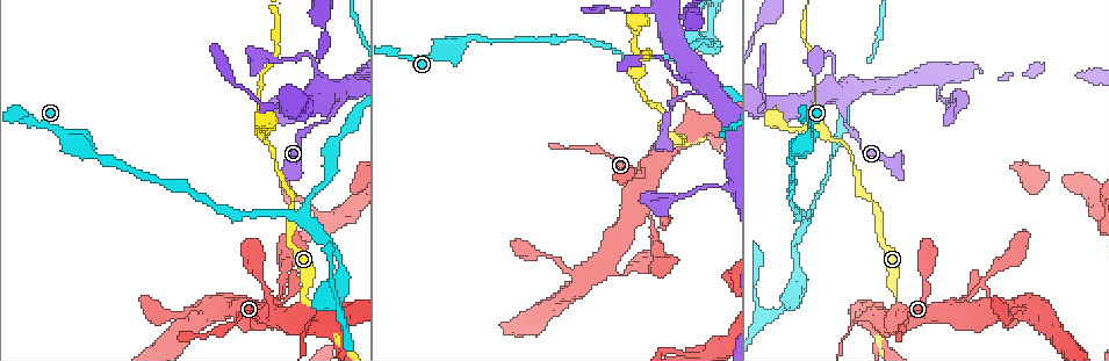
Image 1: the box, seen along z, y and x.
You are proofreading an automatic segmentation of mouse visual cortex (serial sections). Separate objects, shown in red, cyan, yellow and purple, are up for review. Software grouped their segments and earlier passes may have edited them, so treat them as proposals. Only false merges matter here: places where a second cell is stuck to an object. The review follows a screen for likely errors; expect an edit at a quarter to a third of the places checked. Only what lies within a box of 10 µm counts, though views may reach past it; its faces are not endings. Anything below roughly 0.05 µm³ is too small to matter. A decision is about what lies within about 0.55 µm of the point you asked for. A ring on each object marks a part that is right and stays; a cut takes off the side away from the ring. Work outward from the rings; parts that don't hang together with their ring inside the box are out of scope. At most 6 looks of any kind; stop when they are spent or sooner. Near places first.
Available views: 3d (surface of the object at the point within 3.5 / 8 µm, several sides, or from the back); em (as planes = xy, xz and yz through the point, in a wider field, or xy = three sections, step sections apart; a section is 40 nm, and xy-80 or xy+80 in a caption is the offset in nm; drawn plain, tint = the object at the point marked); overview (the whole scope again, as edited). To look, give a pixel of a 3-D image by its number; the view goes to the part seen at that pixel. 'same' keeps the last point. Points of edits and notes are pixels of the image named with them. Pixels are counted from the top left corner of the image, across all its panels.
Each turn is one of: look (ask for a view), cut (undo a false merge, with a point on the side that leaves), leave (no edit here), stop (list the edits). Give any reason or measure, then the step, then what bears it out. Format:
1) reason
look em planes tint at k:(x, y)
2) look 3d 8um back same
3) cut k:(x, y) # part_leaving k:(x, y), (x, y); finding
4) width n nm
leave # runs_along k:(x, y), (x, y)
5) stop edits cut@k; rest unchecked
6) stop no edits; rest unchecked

narrows sharply
look 3d 3.5um at 1:(687, 82)

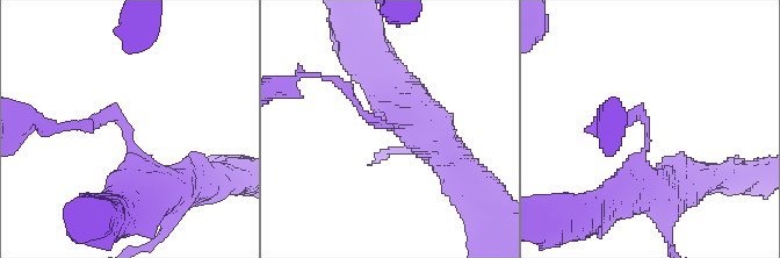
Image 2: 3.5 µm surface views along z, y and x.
look em xy step 1 tint at 2:(132, 131)

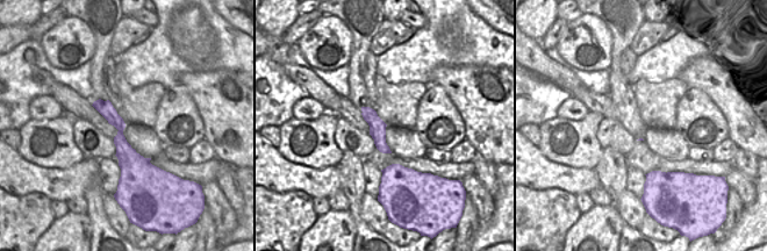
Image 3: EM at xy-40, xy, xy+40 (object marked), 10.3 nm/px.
width 170 nm
leave # runs_along 2:(161, 191), (120, 120), (80, 123); one cell here

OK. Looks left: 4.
narrows sharply
look em xy step 5 tint at 1:(260, 90)

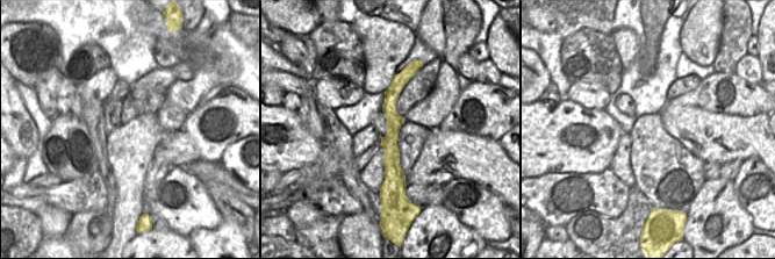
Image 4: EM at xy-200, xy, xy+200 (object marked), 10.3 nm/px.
wider look
look 3d 3.5um same

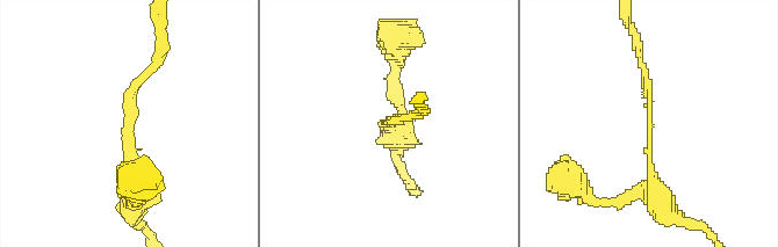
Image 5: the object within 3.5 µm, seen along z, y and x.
arm_widths 150, 250 nm
leave # runs_along 4:(397, 79), (390, 95), (387, 179); one cell here

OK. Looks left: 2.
stop no edits; rest unchecked

